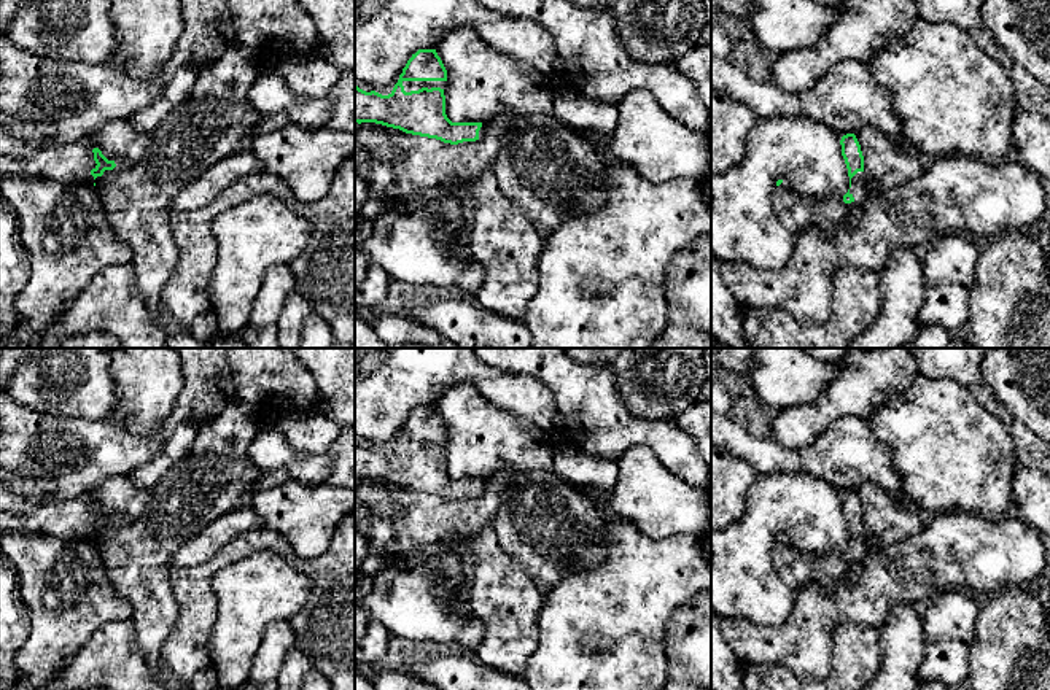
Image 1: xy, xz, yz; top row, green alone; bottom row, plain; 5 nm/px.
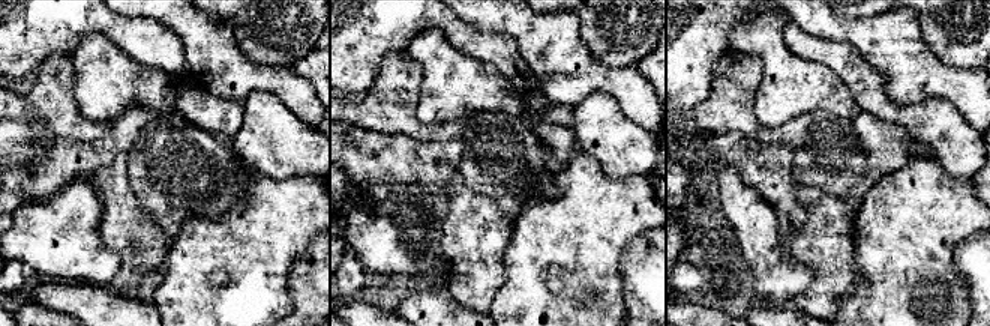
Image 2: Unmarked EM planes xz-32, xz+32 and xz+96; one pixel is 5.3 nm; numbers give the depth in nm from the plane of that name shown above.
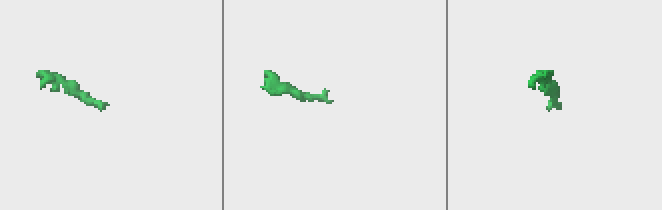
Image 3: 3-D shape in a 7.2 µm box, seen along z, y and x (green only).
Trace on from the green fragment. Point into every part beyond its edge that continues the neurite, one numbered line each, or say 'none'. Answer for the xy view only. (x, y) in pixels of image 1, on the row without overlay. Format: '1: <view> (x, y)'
1: xy (199, 488)

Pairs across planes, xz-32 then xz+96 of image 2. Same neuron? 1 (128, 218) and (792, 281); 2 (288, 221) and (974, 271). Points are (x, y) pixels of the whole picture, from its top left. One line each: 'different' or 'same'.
1: different
2: different

